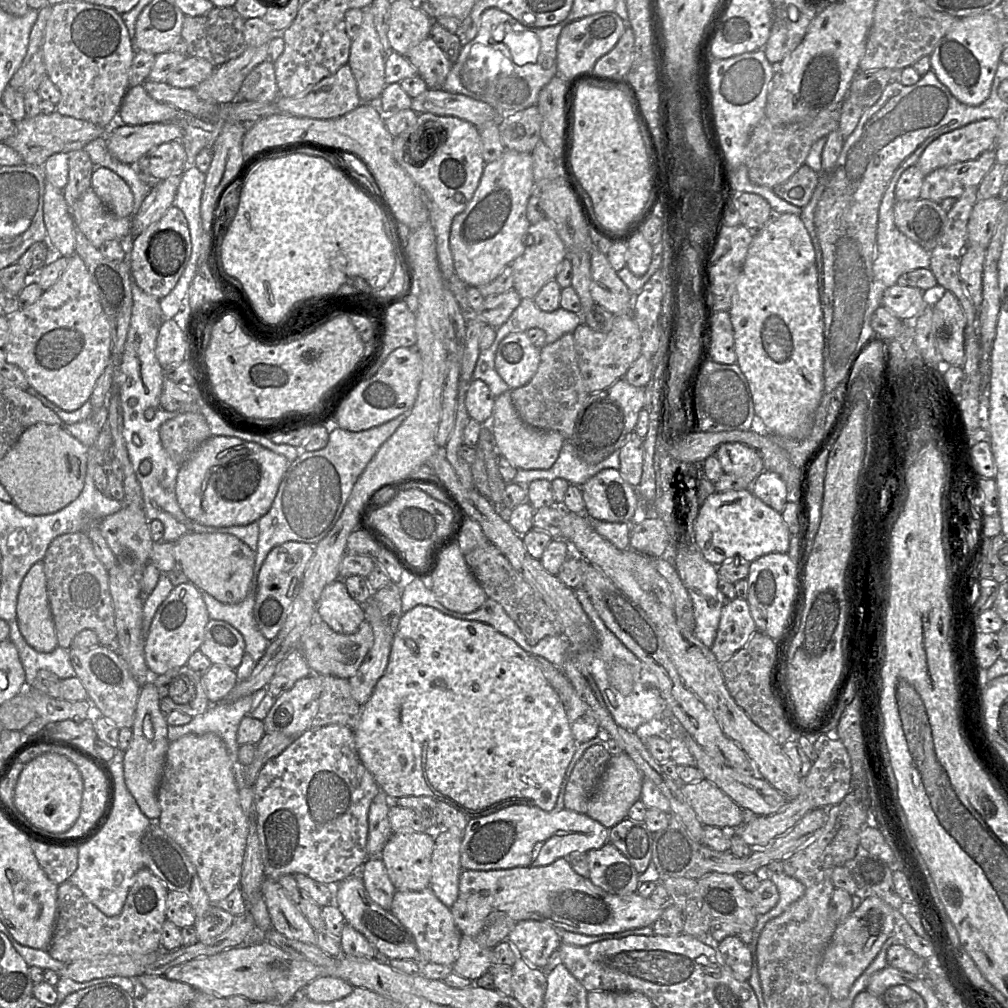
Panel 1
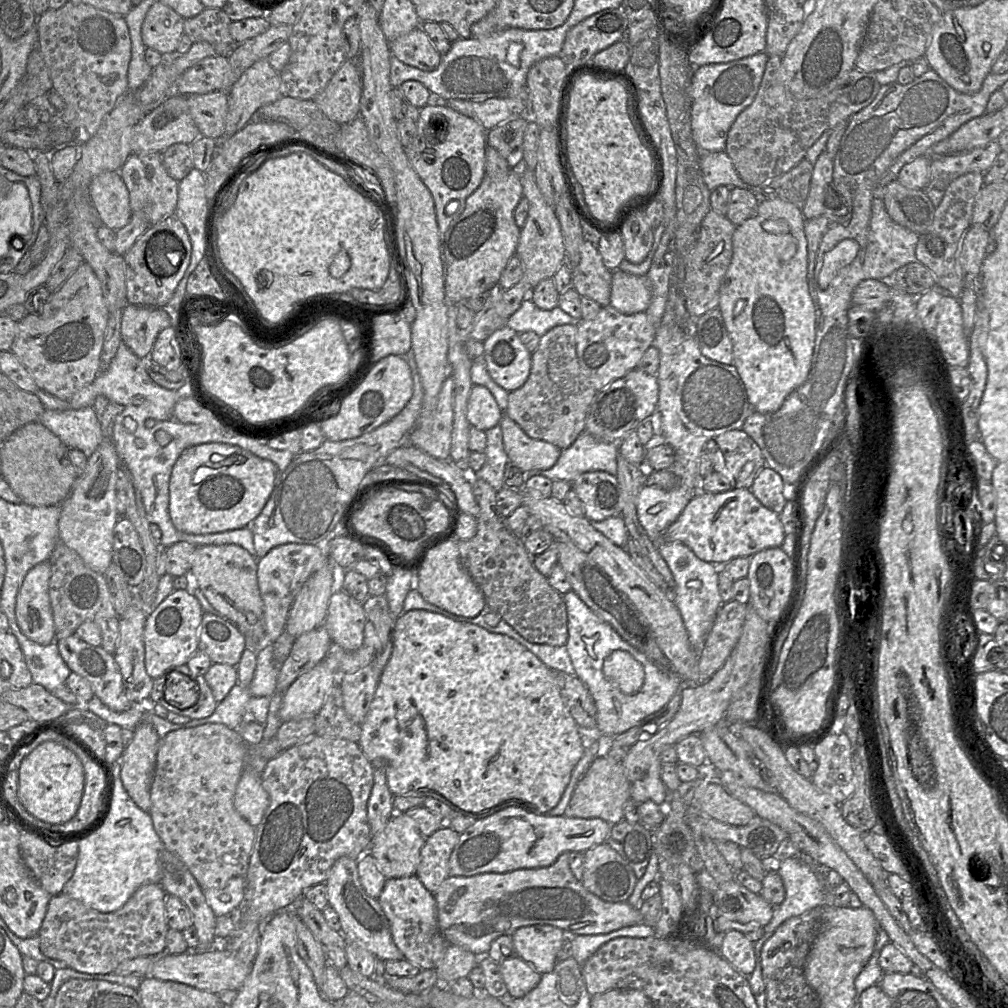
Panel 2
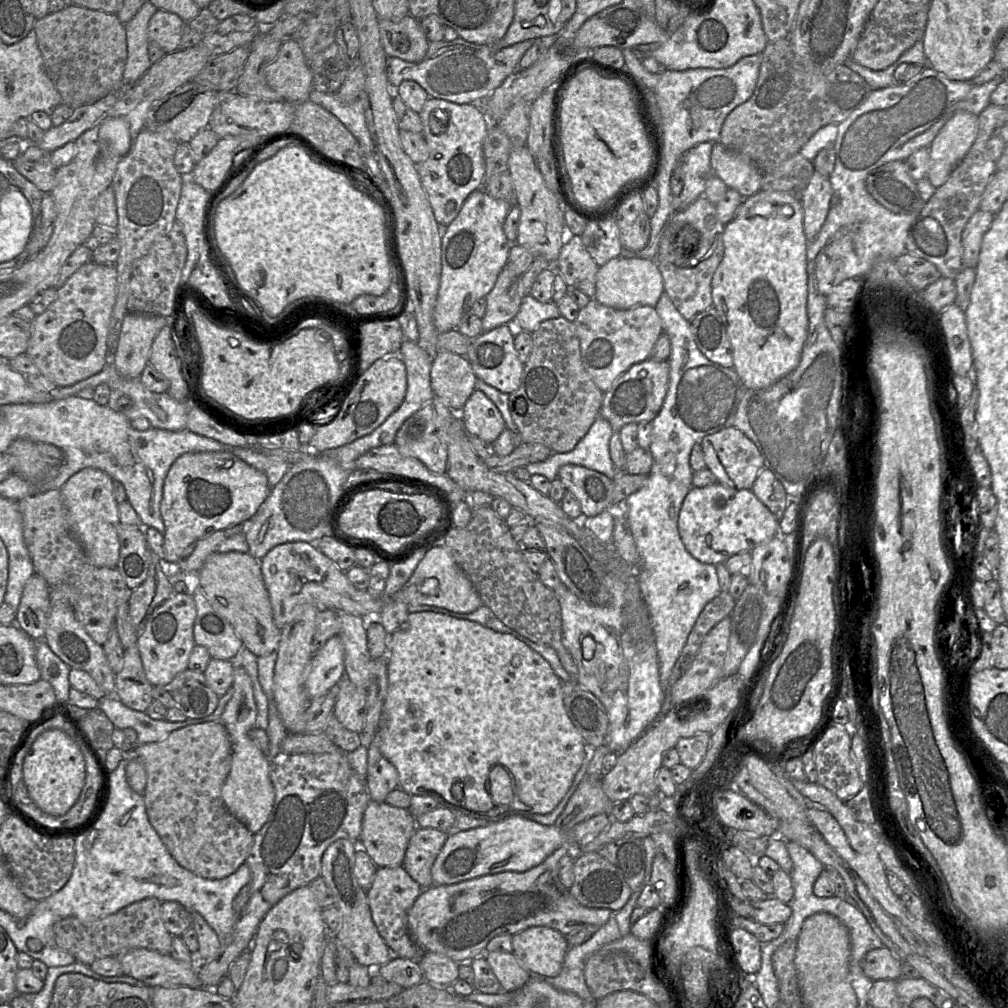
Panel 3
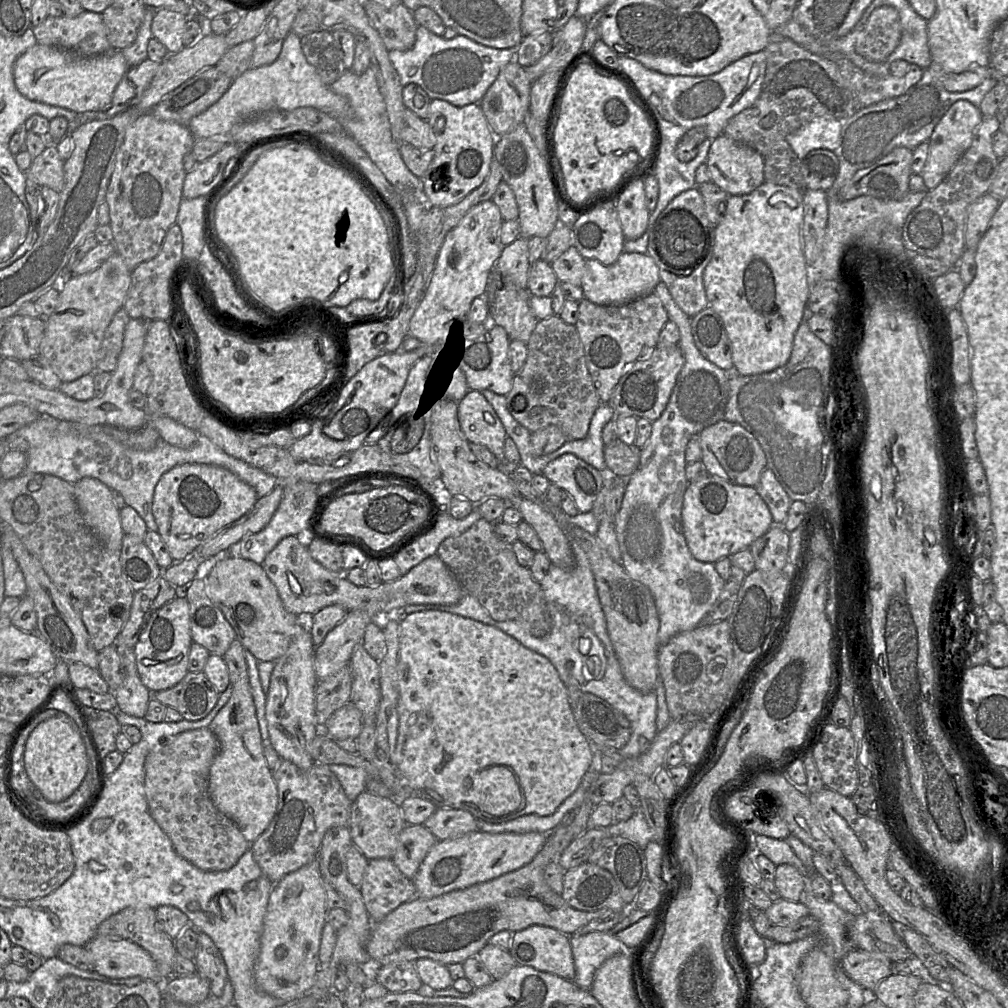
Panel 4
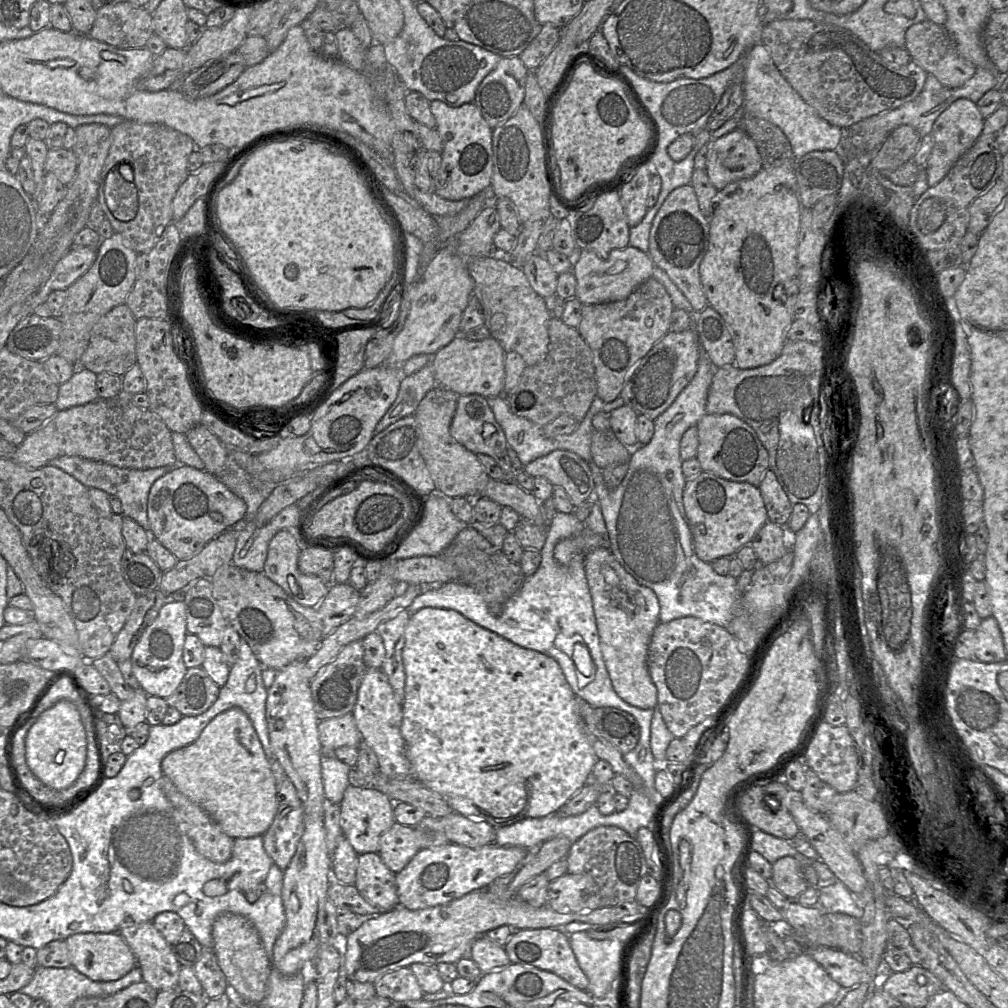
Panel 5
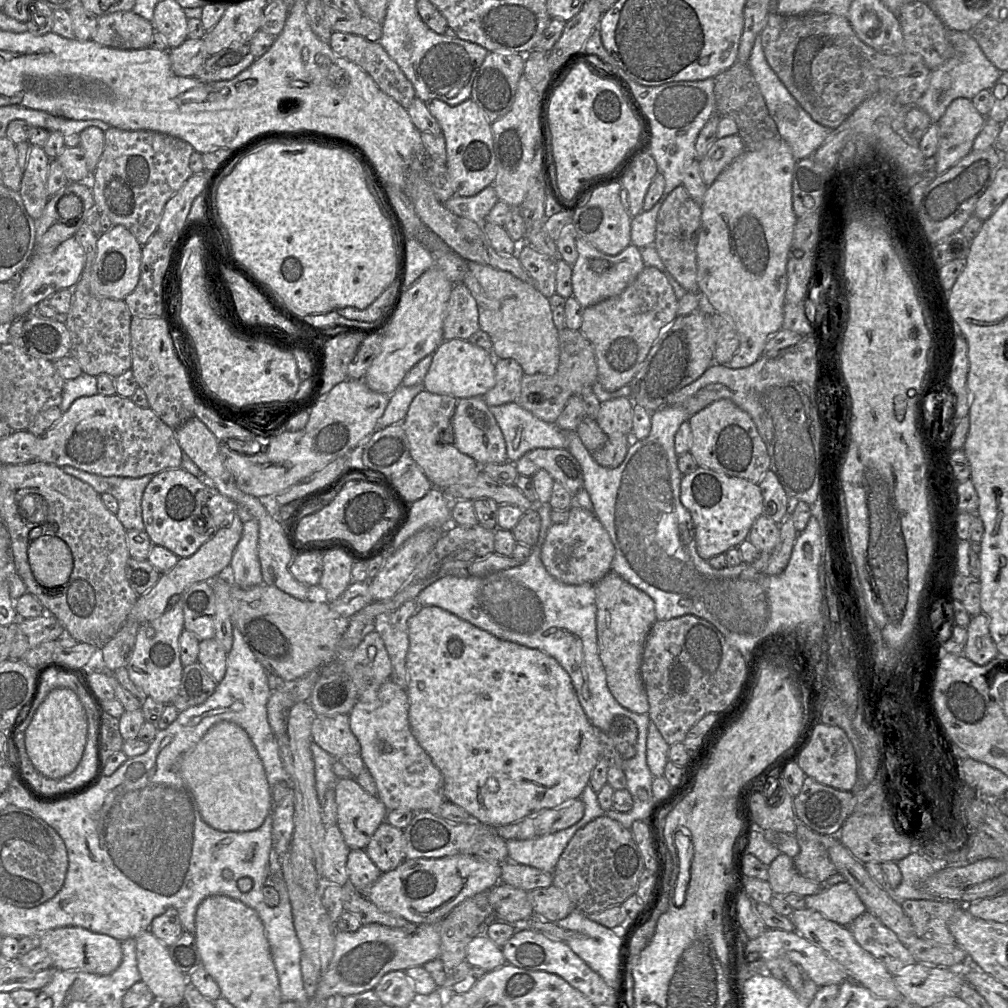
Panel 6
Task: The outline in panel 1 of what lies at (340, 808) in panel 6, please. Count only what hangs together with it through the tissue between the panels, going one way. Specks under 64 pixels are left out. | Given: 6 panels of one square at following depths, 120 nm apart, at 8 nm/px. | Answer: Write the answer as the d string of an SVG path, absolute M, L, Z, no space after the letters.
M435 831L392 833L380 858L397 890L421 891L430 886Z

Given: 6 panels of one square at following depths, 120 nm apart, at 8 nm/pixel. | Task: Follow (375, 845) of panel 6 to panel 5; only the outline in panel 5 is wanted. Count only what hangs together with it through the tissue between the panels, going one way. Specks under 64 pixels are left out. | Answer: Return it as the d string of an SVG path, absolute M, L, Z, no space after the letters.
M395 821L381 837L378 854L386 866L397 874L419 850L414 827Z

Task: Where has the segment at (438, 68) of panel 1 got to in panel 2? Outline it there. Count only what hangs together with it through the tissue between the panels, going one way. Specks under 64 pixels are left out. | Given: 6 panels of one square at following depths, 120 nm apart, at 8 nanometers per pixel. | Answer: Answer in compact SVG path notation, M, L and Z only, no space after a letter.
M421 26L389 42L389 48L401 62L423 71L435 70L442 57Z

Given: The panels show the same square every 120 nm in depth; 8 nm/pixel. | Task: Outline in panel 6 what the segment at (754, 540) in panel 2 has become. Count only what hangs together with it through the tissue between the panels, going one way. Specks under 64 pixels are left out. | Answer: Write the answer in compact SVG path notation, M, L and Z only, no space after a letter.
M697 467L692 473L682 476L680 501L691 514L695 528L696 550L704 560L709 560L719 554L725 554L732 547L738 547L747 539L756 518L763 514L763 497L758 484L705 467Z

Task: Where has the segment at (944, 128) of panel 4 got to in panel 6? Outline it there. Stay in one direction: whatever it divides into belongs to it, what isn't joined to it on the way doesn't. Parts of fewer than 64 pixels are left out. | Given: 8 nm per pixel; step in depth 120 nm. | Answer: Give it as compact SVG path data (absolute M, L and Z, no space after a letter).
M957 98L937 122L938 148L935 154L937 176L946 172L972 151L977 135L986 123L970 99Z

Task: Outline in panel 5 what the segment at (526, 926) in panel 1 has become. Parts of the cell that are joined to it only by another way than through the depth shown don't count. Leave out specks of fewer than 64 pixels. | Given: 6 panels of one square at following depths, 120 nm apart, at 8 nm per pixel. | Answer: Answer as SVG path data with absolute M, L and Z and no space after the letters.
M539 928L513 930L504 949L512 964L519 964L524 967L536 967L556 974L580 990L586 991L588 989L589 980L578 965L569 943L569 935L563 929Z

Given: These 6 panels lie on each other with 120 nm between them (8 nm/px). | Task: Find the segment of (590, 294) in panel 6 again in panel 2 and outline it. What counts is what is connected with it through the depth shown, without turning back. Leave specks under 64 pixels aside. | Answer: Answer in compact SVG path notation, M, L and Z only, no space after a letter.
M619 269L612 272L610 306L625 315L645 312L651 301L647 275L633 275Z

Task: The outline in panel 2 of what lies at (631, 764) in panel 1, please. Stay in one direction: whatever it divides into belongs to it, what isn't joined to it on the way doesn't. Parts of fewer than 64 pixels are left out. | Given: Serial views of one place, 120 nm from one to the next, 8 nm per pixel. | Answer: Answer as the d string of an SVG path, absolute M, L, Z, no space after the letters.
M598 756L578 781L564 815L578 818L601 818L611 825L623 820L623 807L631 796L630 782L621 762Z

